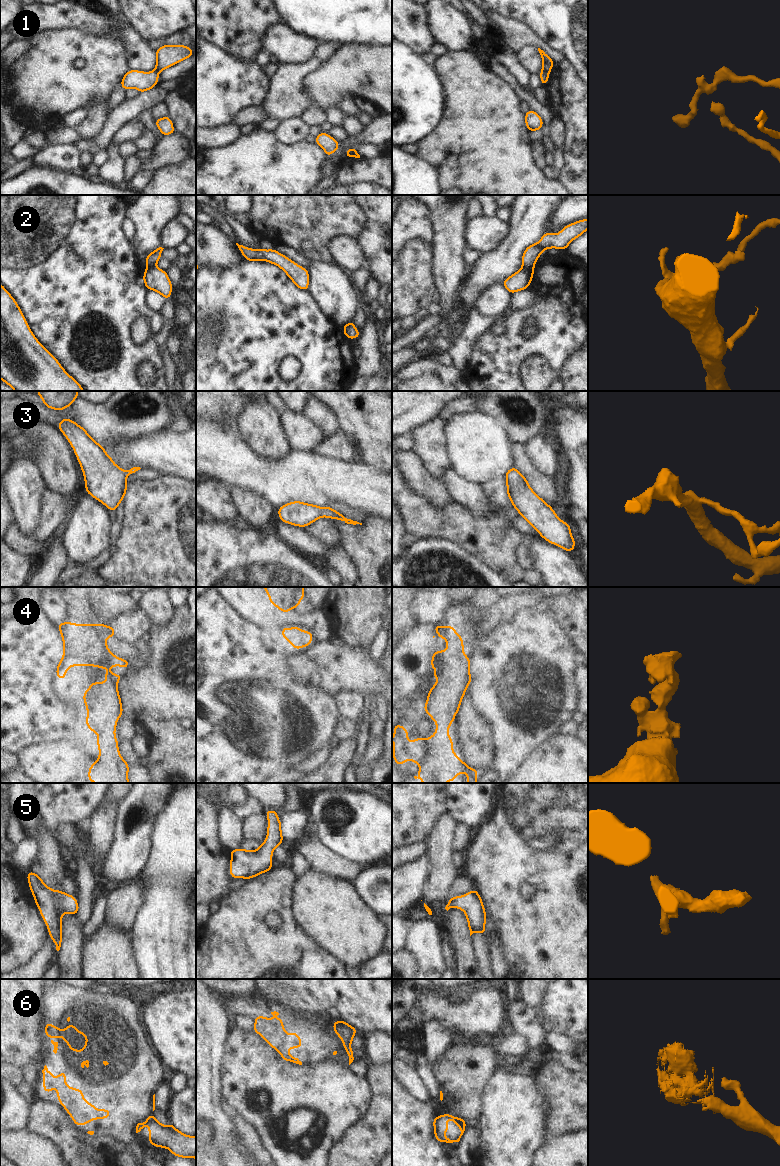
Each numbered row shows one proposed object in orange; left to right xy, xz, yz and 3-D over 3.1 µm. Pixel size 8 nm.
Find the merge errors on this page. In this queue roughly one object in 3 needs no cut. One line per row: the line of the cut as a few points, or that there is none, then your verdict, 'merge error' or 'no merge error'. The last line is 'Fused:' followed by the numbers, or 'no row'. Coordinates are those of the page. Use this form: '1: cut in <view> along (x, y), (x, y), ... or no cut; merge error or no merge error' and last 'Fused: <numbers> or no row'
1: cut in yz along (542, 70), (548, 73); merge error
2: cut in yz along (522, 266), (533, 267); merge error
3: no cut; no merge error
4: no cut; no merge error
5: no cut; no merge error
6: cut in xz along (343, 1042), (349, 1046); merge error
Fused: 1, 2, 6

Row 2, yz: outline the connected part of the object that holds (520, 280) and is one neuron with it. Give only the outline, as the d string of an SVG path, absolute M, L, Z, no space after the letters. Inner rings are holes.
M534 267L531 268L521 268L517 272L515 272L510 277L507 277L503 281L504 287L510 292L511 294L527 289L532 281L534 274Z

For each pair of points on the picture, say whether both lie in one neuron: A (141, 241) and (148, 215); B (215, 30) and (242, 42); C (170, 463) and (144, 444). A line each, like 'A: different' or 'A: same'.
A: same
B: same
C: same

